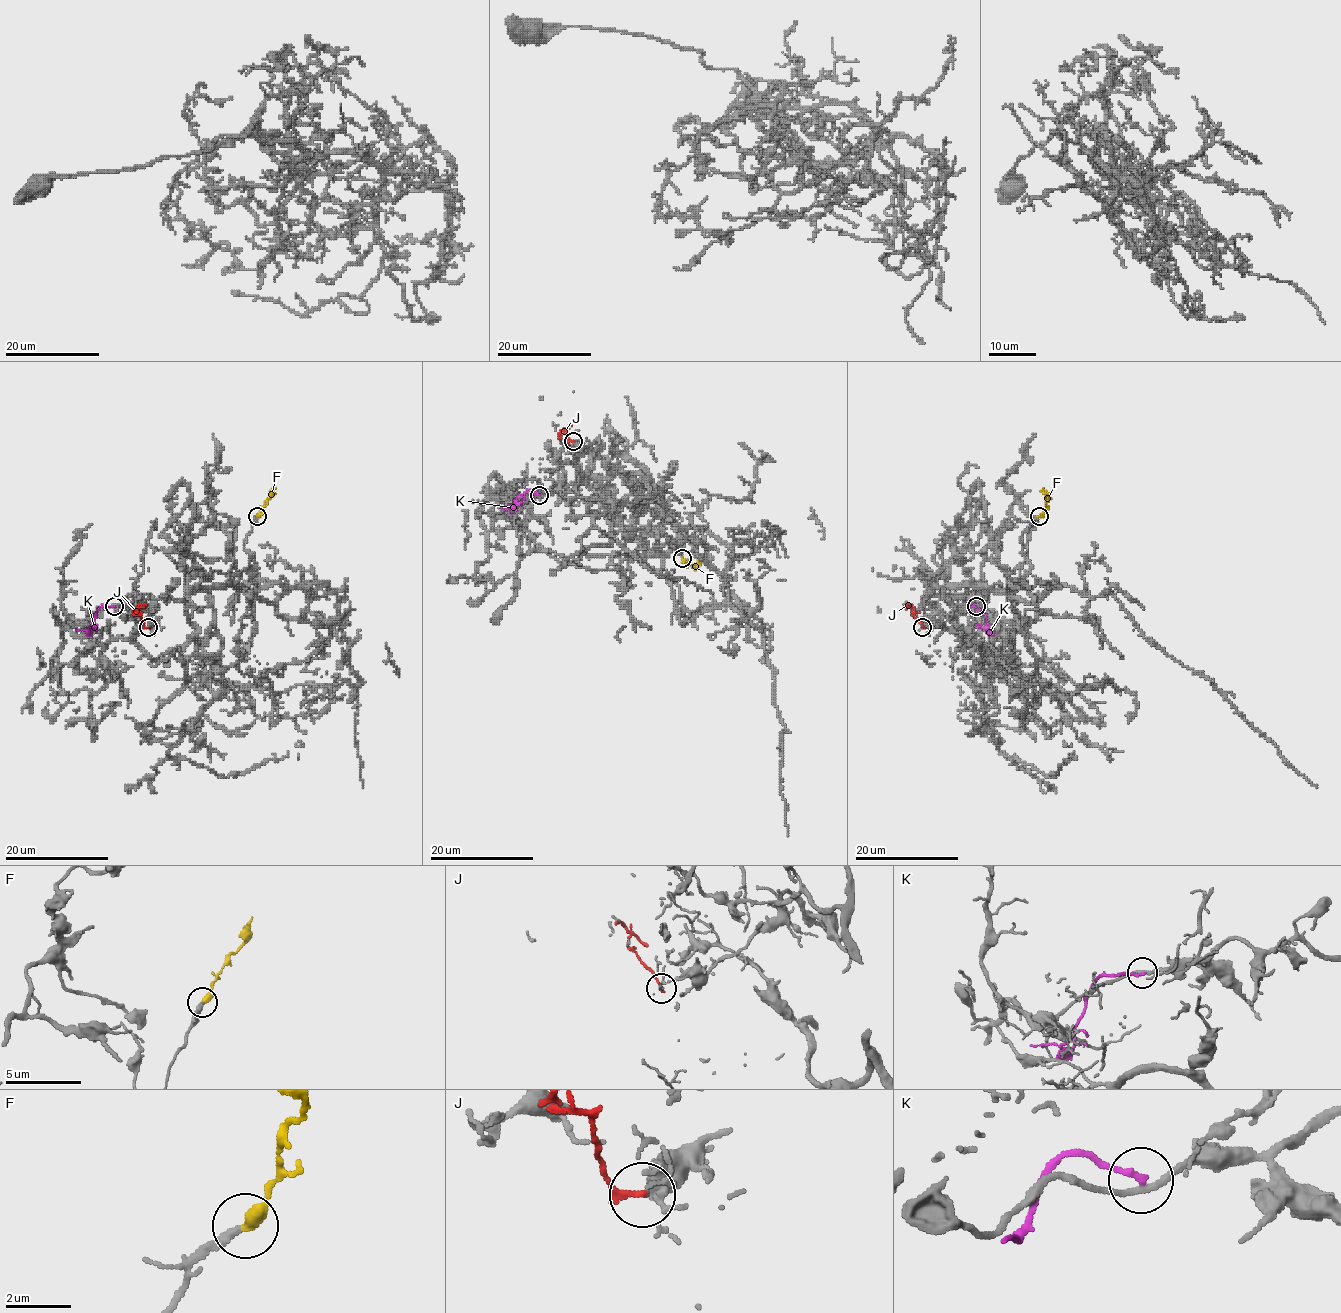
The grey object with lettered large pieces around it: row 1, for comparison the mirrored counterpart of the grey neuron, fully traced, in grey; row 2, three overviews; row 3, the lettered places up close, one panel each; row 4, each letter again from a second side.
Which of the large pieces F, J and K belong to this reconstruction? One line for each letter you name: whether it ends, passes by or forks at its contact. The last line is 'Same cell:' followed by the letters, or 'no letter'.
F: It ends there
Same cell: F

